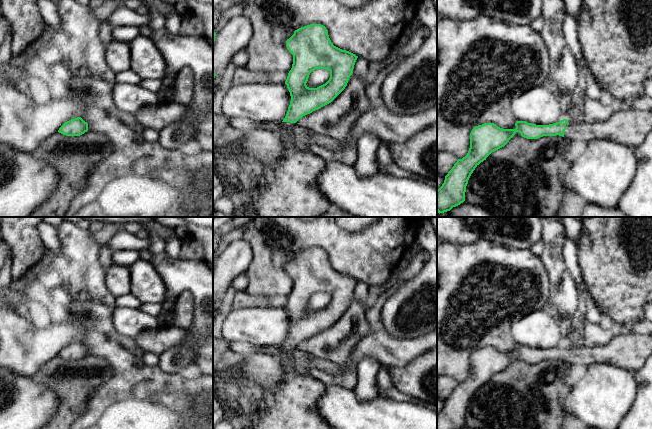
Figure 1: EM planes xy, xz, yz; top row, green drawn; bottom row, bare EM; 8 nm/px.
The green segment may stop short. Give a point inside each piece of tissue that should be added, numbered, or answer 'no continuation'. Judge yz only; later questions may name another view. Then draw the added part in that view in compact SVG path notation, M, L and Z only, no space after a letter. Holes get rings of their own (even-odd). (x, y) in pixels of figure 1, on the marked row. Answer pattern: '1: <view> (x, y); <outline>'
1: yz (630, 126); M623 107L603 122L567 122L564 138L569 143L584 145L592 140L614 141L629 147L640 146L652 130L652 110Z

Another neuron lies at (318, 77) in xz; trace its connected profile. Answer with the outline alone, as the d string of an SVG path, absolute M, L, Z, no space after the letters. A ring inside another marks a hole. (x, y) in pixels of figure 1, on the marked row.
M315 69L309 75L308 81L306 83L309 88L317 88L325 84L330 78L330 71L326 69Z

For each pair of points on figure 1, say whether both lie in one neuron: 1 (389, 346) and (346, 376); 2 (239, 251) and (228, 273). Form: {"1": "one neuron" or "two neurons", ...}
{"1": "one neuron", "2": "one neuron"}

